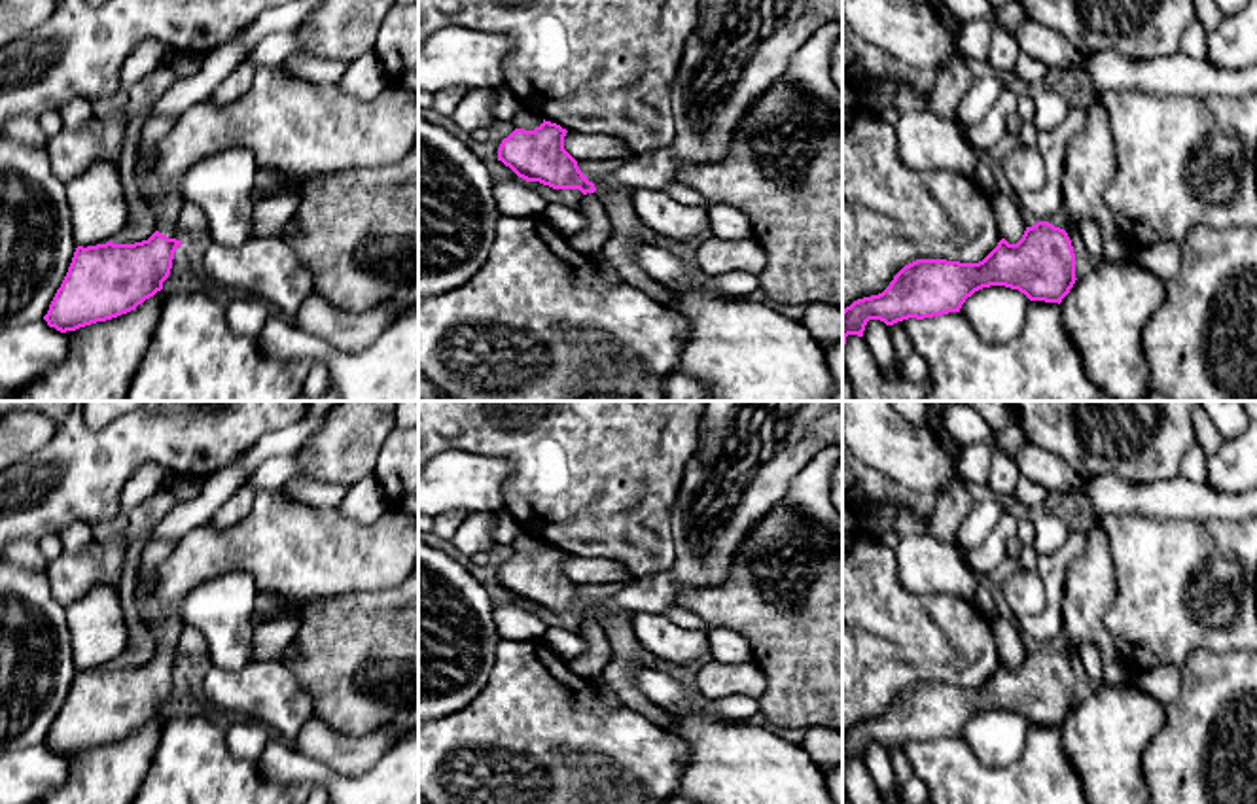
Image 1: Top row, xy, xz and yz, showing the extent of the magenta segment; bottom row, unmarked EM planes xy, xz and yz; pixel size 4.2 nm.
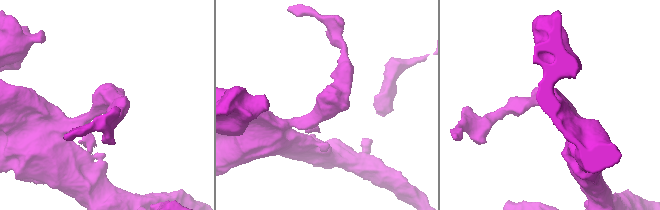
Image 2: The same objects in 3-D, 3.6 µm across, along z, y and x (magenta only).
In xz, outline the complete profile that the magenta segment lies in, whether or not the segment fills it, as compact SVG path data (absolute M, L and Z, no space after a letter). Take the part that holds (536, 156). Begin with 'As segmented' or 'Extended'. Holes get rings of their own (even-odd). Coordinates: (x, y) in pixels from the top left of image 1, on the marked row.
Extended. M545 121L534 131L515 129L498 148L498 161L526 182L540 182L553 189L579 189L579 214L585 229L572 235L568 244L581 253L596 255L611 238L611 221L600 191L579 170L577 161L564 149L566 129Z

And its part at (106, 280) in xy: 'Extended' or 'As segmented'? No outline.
Extended

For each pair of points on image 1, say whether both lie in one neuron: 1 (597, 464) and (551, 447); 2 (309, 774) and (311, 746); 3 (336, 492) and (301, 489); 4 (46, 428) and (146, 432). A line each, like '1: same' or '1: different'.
1: same
2: different
3: same
4: different

